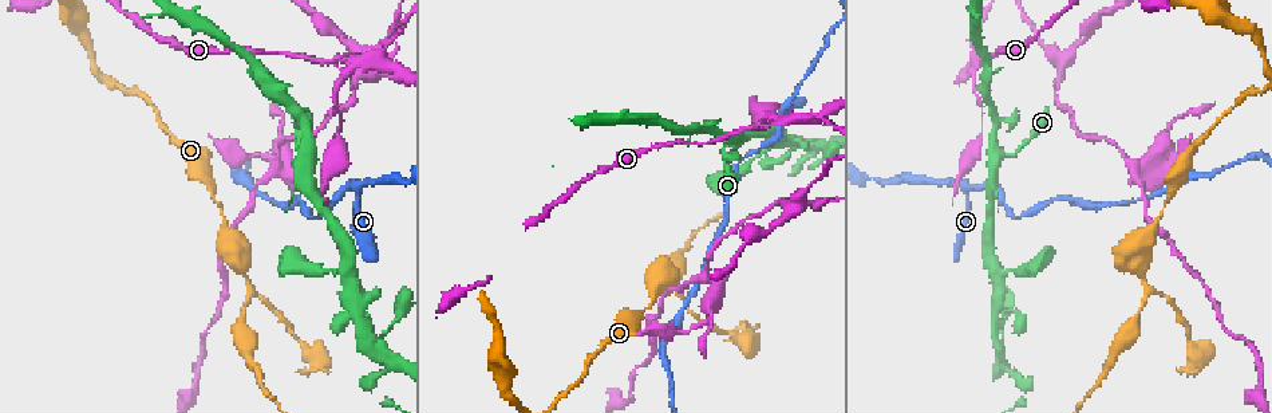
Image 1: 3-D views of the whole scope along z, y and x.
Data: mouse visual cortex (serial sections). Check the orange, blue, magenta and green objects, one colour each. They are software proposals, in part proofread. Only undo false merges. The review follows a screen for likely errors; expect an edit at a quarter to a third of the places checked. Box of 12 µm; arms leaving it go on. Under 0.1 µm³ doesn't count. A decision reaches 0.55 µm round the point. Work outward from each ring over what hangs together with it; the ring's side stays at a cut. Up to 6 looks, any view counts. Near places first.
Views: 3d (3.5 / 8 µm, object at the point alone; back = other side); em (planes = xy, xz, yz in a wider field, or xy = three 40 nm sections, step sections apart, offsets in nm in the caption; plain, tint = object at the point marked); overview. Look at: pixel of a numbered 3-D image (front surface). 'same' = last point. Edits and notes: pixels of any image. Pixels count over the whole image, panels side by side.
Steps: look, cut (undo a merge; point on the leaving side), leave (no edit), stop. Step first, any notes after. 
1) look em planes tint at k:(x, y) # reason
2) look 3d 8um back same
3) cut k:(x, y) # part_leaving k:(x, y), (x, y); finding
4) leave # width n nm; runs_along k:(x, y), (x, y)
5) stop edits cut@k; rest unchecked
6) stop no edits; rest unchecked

look 3d 8um back at 1:(997, 153) # side arm on a straight run

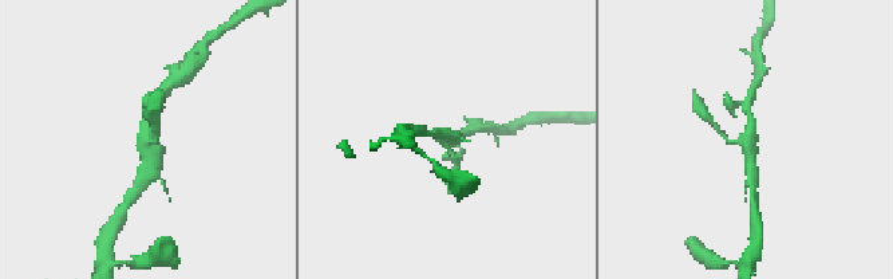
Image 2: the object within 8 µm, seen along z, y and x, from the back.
look em xy step 2 tint at 2:(745, 143) # arms 3; arm_widths 150, 250, 350 nm; need the tissue

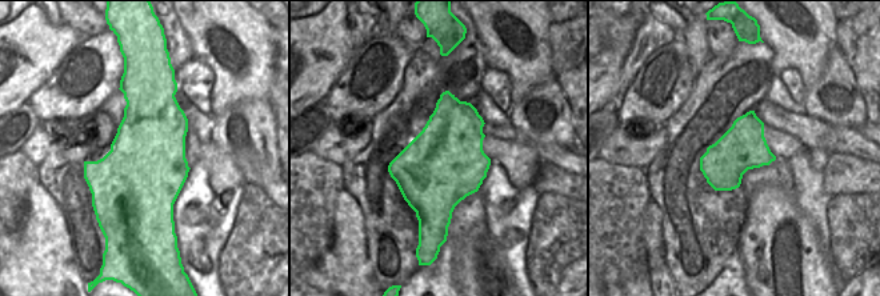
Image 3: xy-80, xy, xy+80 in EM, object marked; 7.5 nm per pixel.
leave # runs_along 2:(715, 126), (727, 141), (749, 144), (751, 179); continuous, no second cell

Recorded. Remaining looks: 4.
look 3d 3.5um back at 1:(1150, 288) # calibre changes

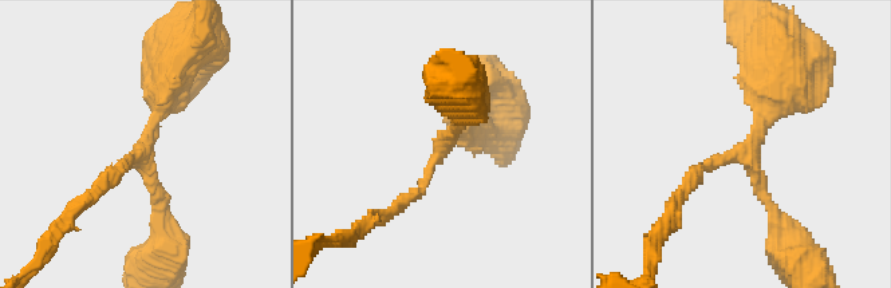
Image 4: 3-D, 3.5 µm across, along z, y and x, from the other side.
look em xy step 5 tint at 4:(144, 153) # arms 3; arm_widths 150, 150, 500 nm; shape alone is not enough

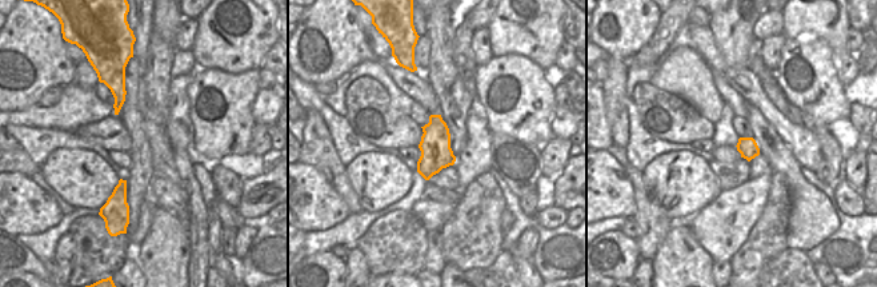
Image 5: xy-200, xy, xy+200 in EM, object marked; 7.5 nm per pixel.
look em planes tint same # cut it another way

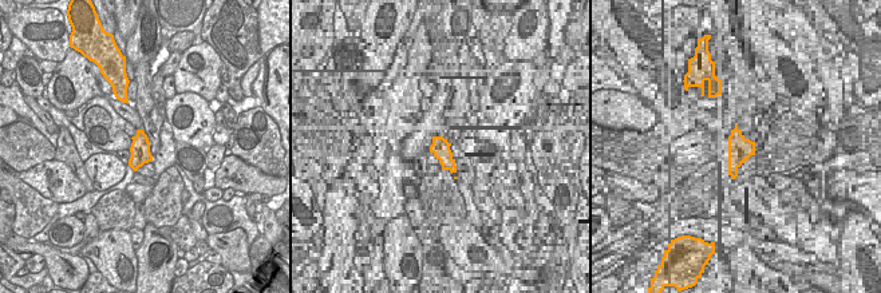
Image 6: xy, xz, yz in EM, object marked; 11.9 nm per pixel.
leave # runs_along 4:(785, 78), (748, 148), (783, 231); all the same cell

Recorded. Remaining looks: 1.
stop no edits; rest unchecked

